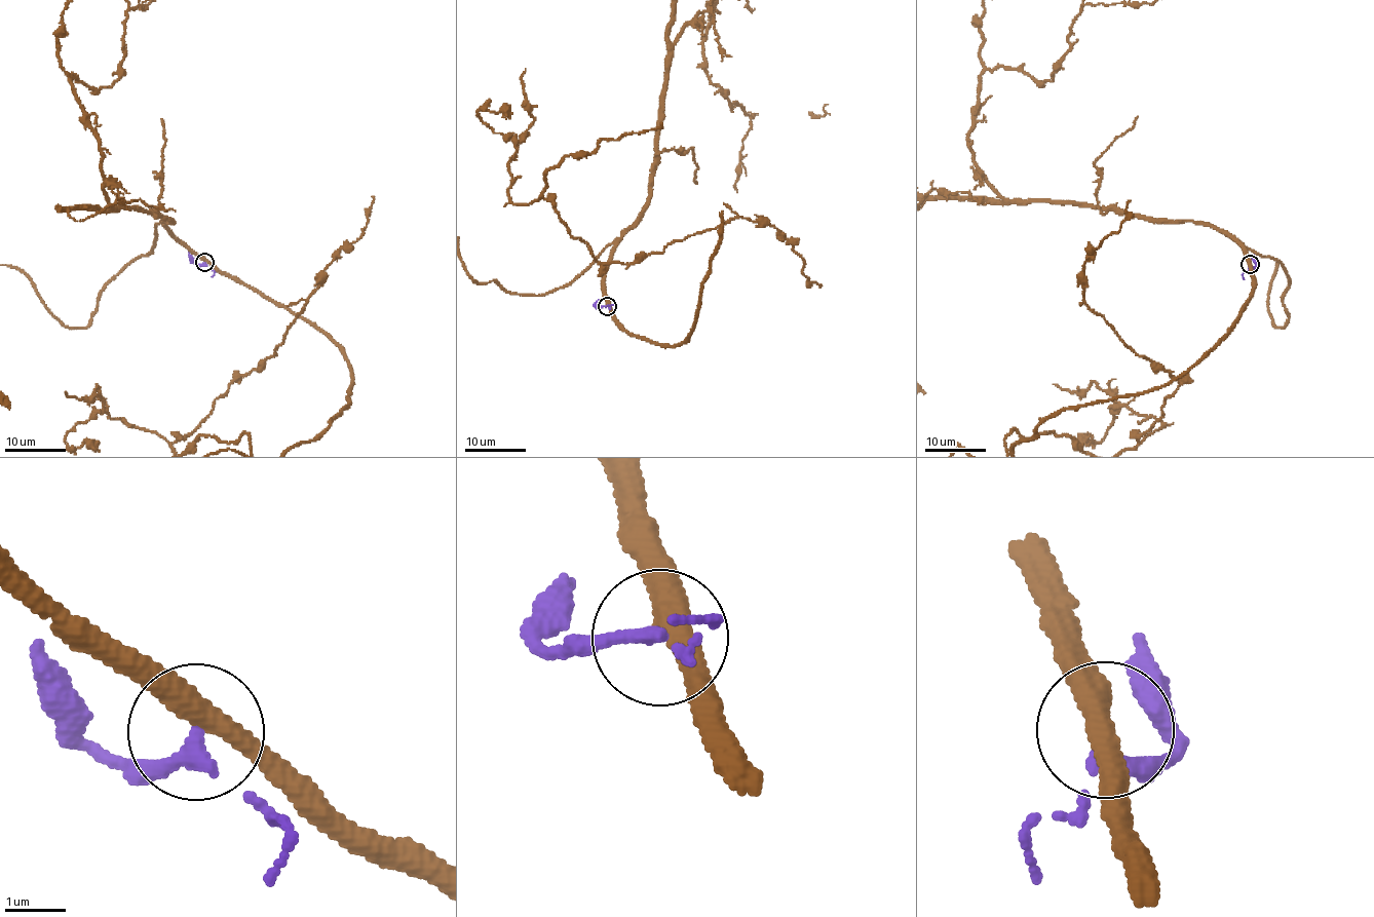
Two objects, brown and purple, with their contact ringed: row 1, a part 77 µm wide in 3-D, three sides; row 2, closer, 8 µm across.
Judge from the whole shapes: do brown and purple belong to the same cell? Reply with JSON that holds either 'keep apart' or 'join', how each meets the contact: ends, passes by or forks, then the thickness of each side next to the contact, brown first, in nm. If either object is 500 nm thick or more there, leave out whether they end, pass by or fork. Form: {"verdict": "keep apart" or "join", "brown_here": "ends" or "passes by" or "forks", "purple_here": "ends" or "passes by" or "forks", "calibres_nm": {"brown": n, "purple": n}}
{"verdict": "keep apart", "brown_here": "passes by", "purple_here": "passes by", "calibres_nm": {"brown": 400, "purple": 200}}

